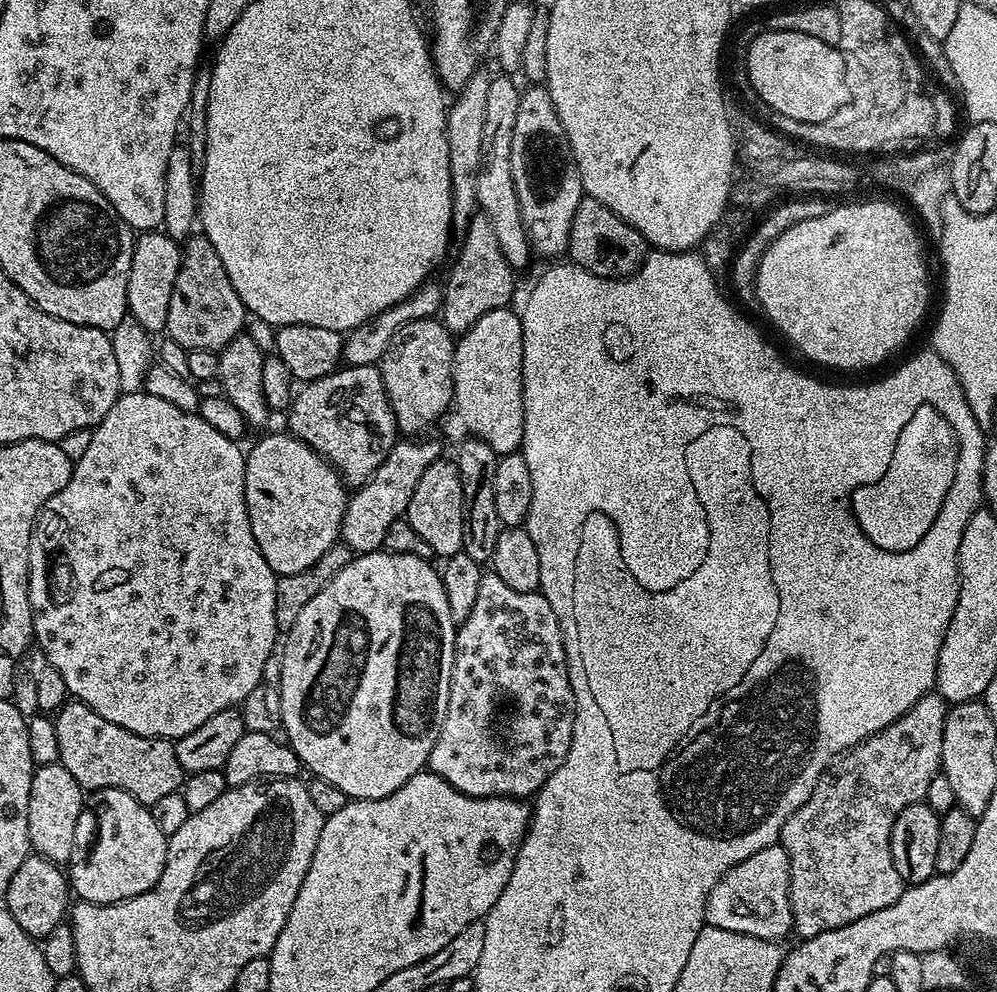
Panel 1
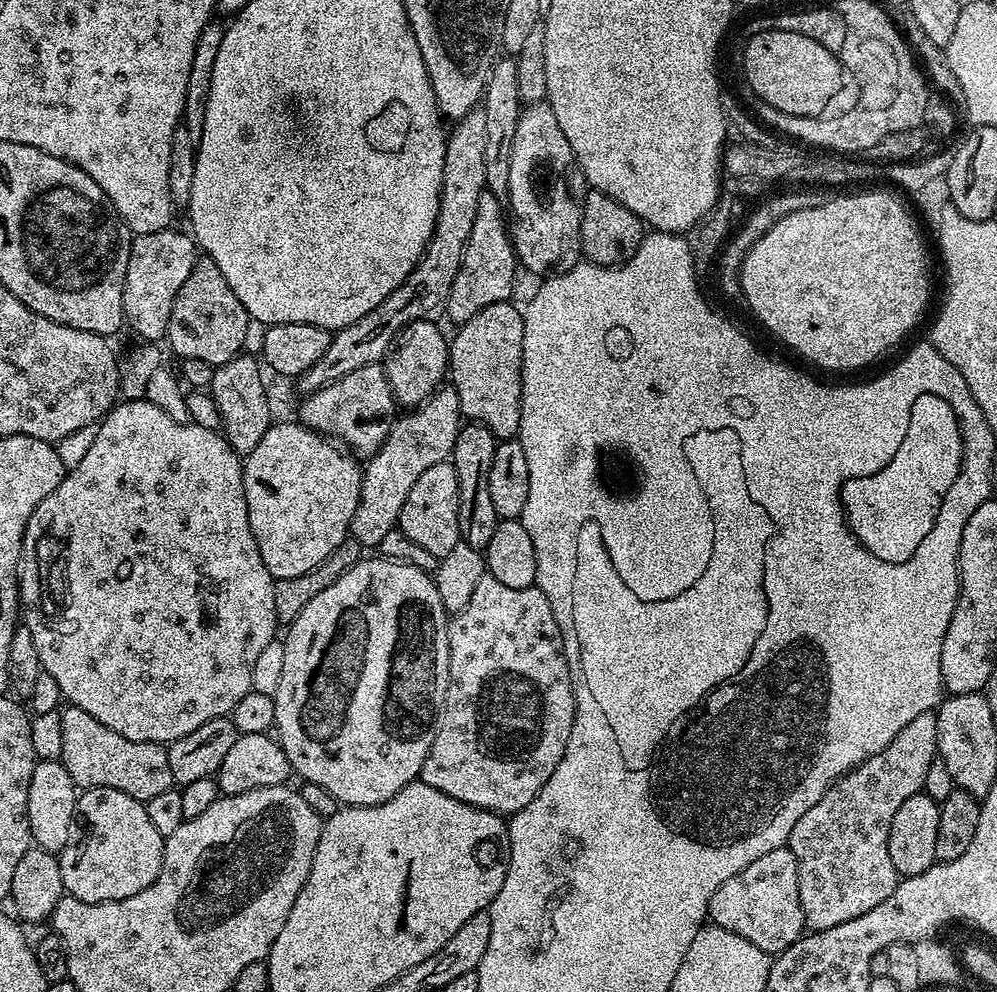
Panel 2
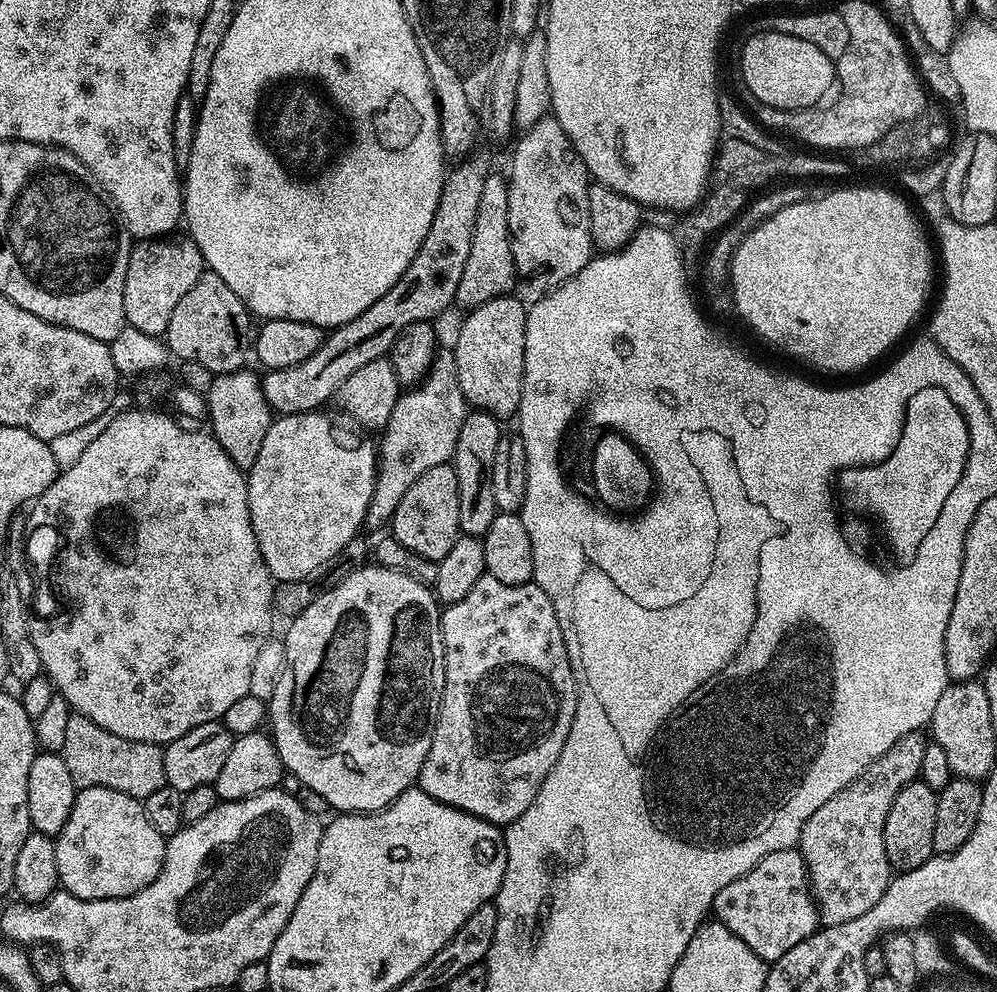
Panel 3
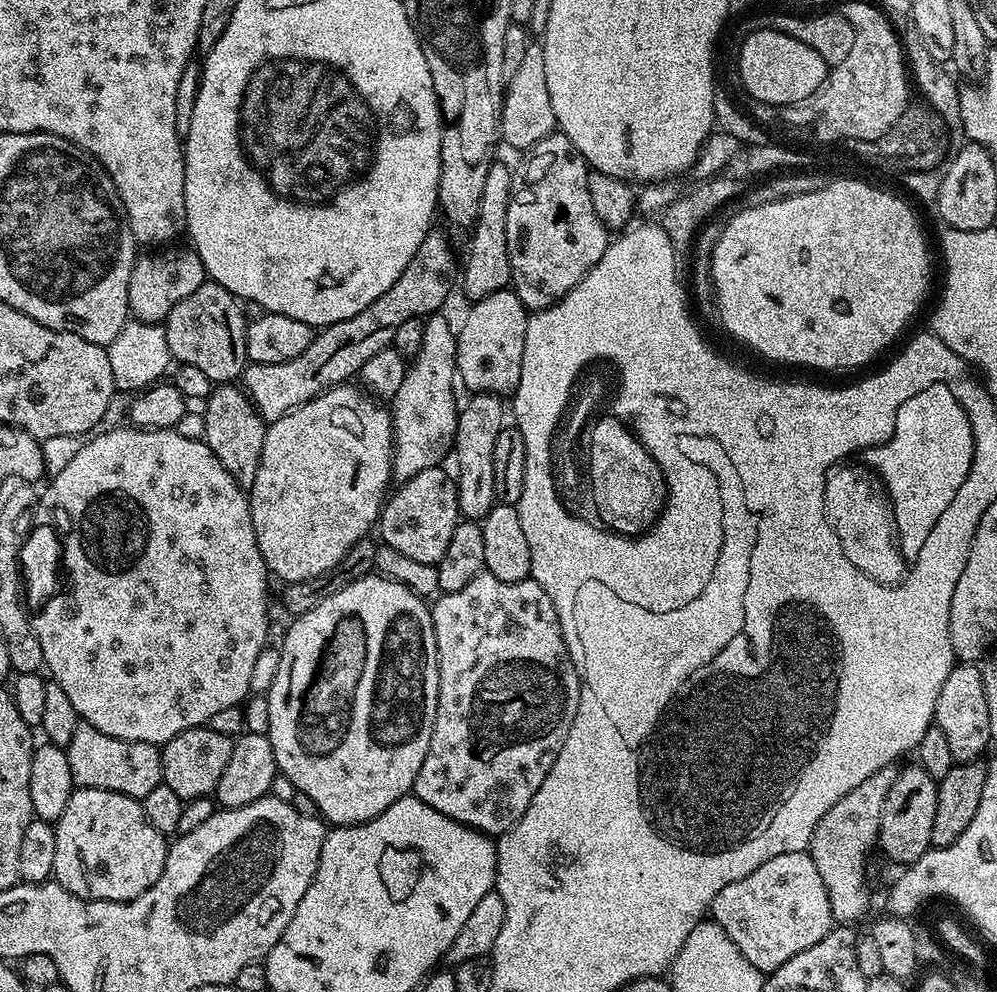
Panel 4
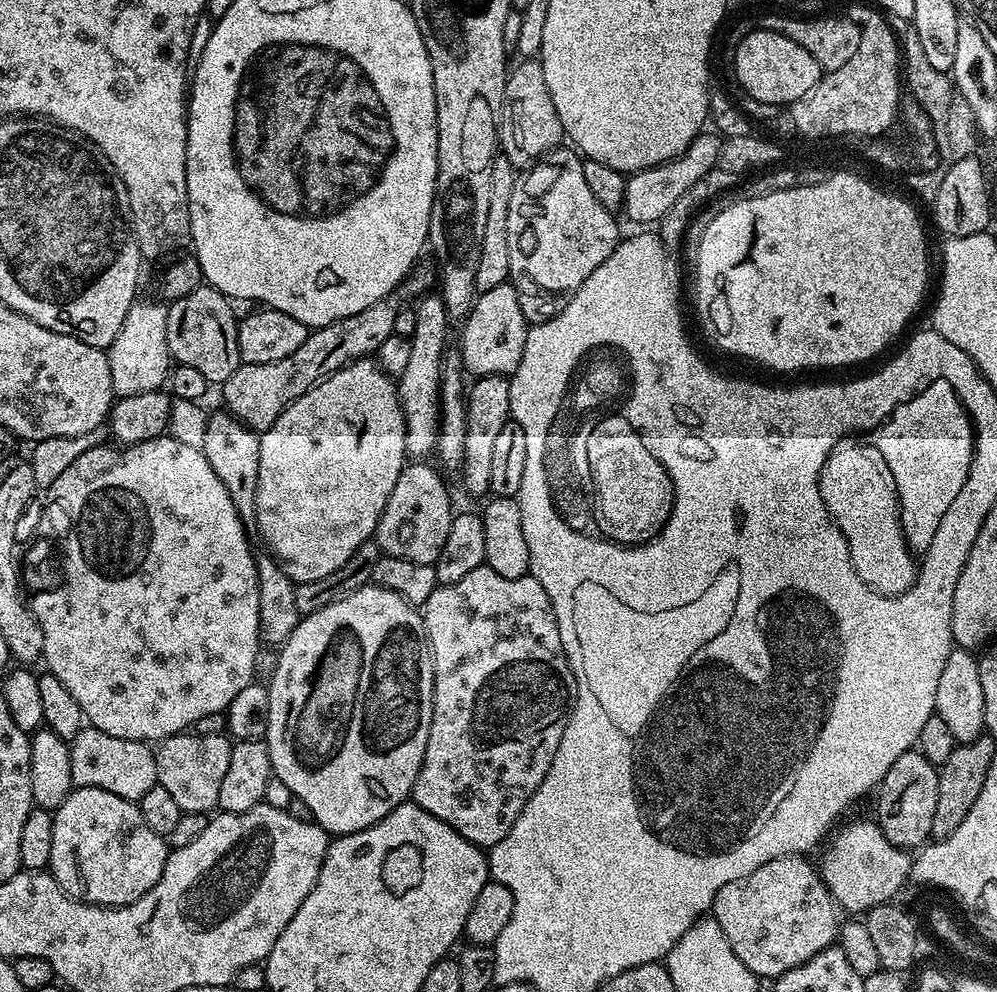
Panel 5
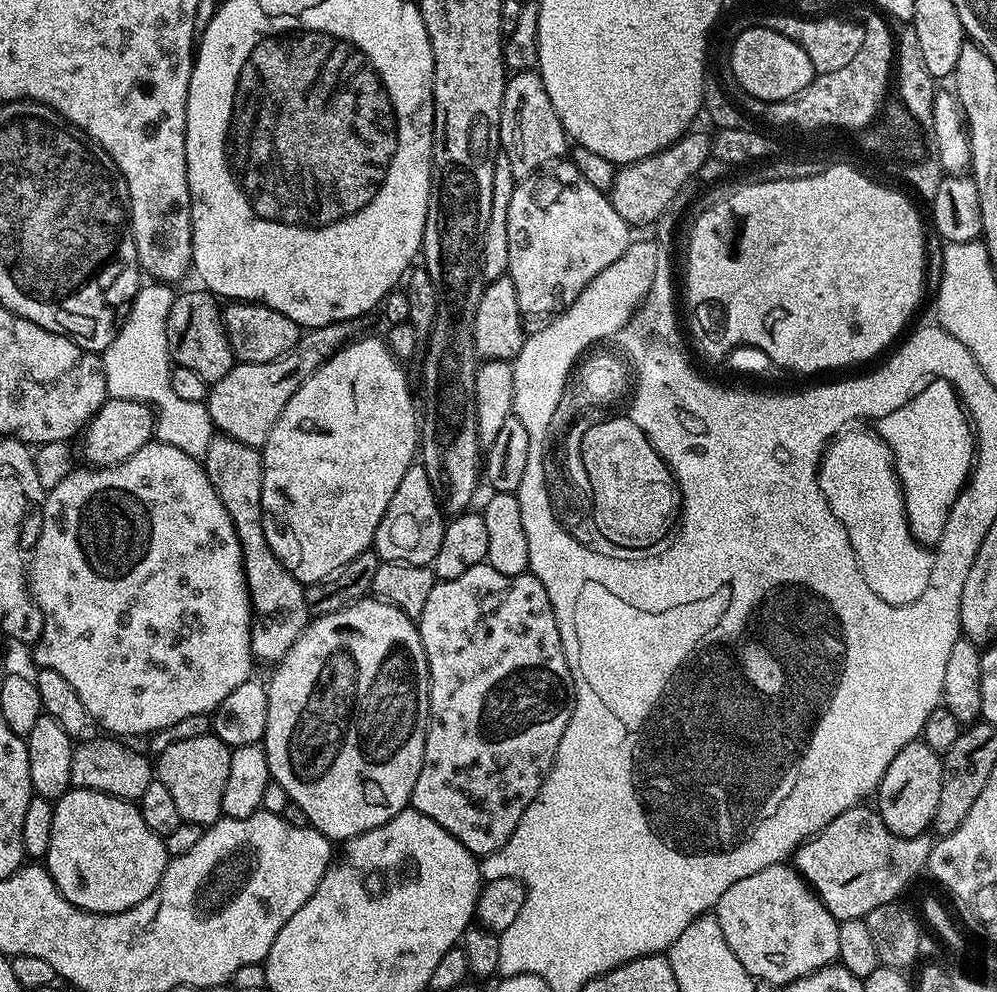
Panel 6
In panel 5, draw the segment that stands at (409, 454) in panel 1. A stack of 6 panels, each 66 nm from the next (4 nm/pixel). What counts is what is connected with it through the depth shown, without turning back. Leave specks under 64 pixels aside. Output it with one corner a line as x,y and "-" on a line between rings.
425,294
415,301
414,334
410,337
410,359
406,370
398,378
400,405
406,422
408,456
428,458
435,453
440,433
440,367
449,347
450,317
444,300
438,294

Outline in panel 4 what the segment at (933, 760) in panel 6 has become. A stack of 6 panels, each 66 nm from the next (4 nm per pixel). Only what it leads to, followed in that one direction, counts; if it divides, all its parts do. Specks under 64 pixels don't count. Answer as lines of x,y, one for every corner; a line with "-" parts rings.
919,766
901,767
890,786
890,794
886,794
886,806
882,806
878,848
899,866
918,862
918,858
922,858
922,854
926,854
932,847
930,830
934,830
937,783
935,778

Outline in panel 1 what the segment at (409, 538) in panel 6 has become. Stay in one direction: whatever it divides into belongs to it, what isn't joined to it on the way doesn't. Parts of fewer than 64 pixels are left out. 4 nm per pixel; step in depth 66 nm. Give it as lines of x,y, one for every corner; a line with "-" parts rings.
441,458
435,460
418,478
414,494
410,497
410,506
406,513
410,526
430,546
437,557
447,558
464,550
464,495
462,478
458,474
455,459

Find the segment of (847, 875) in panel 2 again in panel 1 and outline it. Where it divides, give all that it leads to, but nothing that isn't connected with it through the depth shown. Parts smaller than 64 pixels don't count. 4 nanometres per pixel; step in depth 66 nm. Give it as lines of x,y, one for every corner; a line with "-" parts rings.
937,694
924,696
902,718
876,736
845,752
828,771
820,775
814,794
780,828
779,843
790,858
790,906
792,926
800,938
845,928
866,914
893,904
904,893
904,879
894,870
892,827
906,806
925,799
930,782
941,771
942,734
949,705

